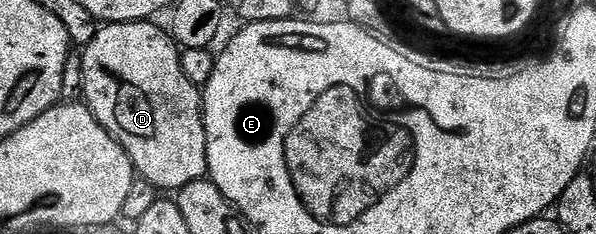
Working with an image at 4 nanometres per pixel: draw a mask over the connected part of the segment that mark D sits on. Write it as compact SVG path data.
M135 20L131 24L106 23L104 26L98 27L93 41L80 53L80 58L83 62L81 91L83 93L84 103L93 112L94 118L112 134L115 142L119 142L119 146L123 146L123 150L131 158L134 173L140 179L154 184L158 190L165 190L165 188L180 190L180 188L187 186L191 182L206 179L209 171L209 163L207 162L207 134L205 133L205 114L203 111L203 92L198 85L192 84L189 81L187 74L183 74L181 52L172 35L162 25L161 29L159 25L153 23L157 22Z

